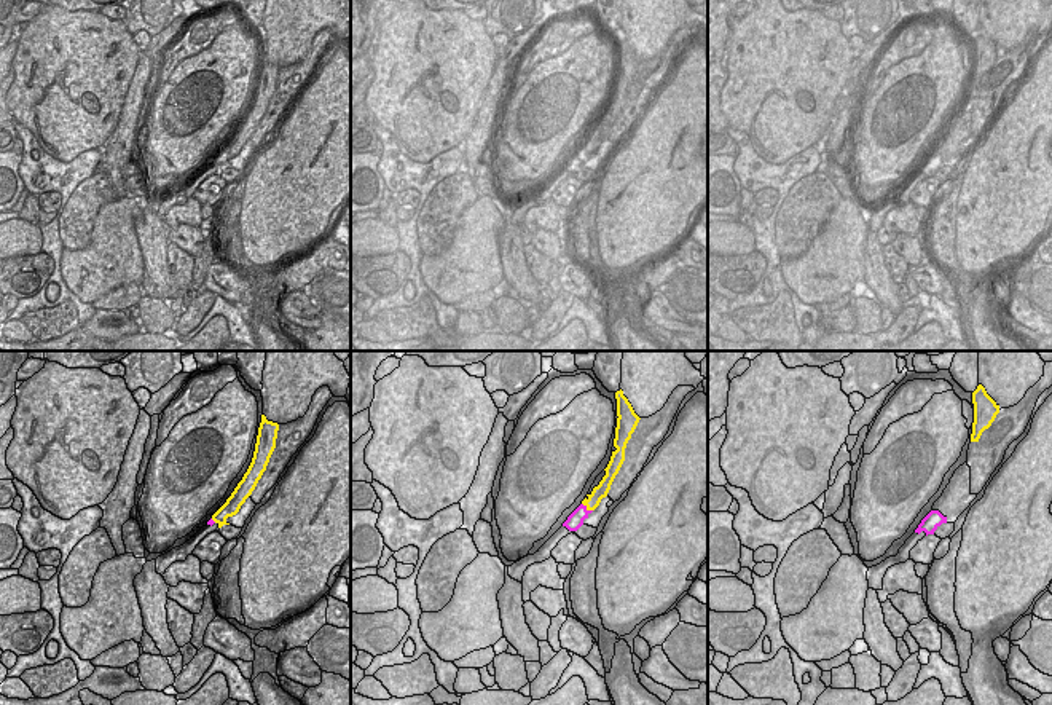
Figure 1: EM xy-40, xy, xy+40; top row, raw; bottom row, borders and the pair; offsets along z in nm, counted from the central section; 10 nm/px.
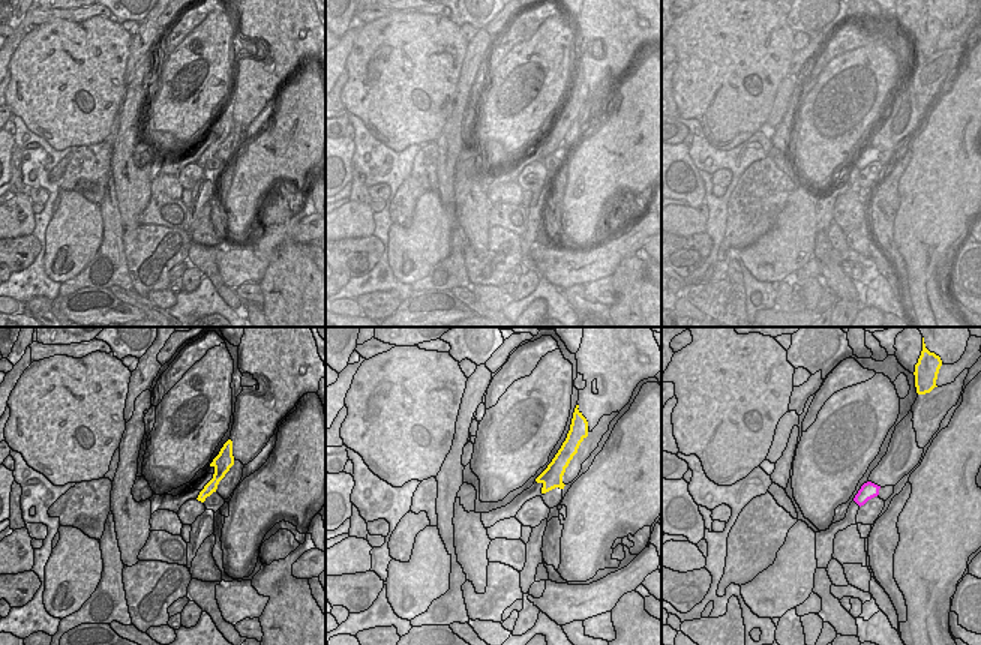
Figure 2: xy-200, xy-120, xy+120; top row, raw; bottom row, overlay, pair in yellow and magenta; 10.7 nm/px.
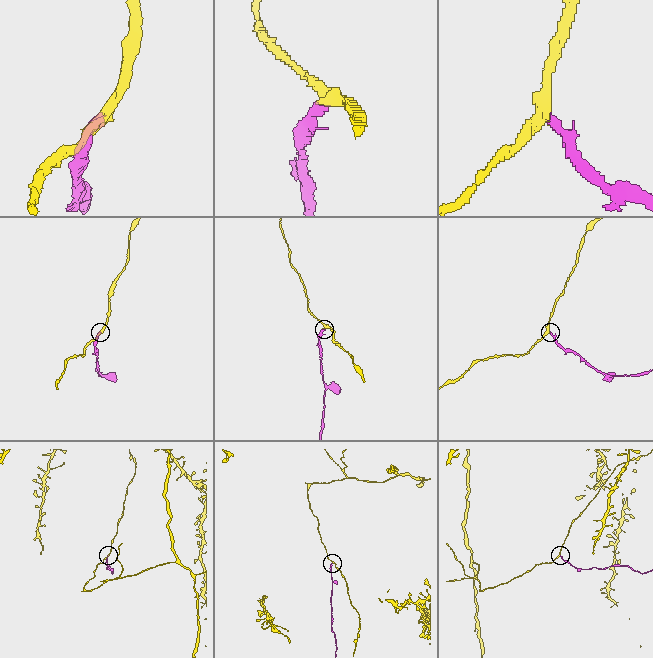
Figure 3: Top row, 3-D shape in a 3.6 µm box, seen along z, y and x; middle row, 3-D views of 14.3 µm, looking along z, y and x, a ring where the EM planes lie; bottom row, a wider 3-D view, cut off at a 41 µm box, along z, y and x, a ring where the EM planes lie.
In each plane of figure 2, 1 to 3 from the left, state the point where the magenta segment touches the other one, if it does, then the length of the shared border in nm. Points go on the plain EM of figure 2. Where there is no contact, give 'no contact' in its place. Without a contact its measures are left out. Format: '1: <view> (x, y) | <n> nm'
1: no contact
2: no contact
3: no contact

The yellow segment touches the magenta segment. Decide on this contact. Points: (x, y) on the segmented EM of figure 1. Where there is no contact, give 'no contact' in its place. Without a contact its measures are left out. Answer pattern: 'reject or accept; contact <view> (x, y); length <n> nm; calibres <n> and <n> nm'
reject; contact xy (587, 508); length 140 nm; calibres 140 and 160 nm

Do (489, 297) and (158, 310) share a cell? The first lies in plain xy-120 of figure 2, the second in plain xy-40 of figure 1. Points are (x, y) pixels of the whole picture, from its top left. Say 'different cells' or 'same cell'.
same cell

